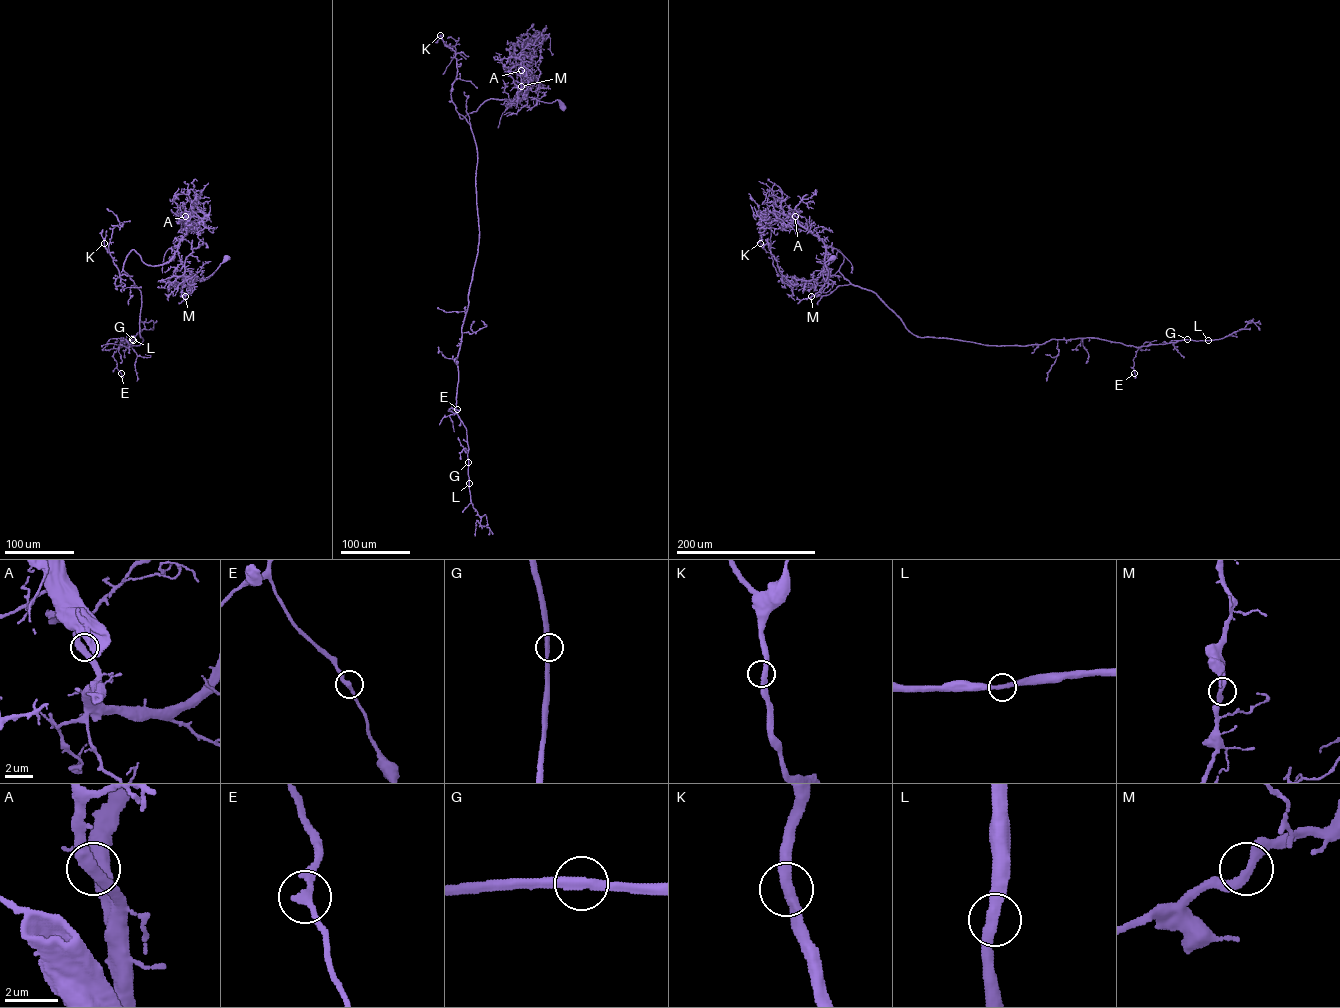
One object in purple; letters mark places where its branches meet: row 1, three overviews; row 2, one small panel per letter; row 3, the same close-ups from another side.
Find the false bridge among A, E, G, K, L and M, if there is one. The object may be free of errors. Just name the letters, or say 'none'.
none

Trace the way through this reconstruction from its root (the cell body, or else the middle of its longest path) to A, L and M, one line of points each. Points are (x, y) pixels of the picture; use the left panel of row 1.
A: (227, 257), (203, 280), (191, 273), (178, 254), (178, 244), (186, 234), (185, 216)
L: (227, 257), (201, 281), (177, 252), (151, 266), (132, 249), (143, 341), (119, 347), (133, 340)
M: (227, 257), (203, 280), (185, 269), (181, 284), (181, 294), (185, 296)

